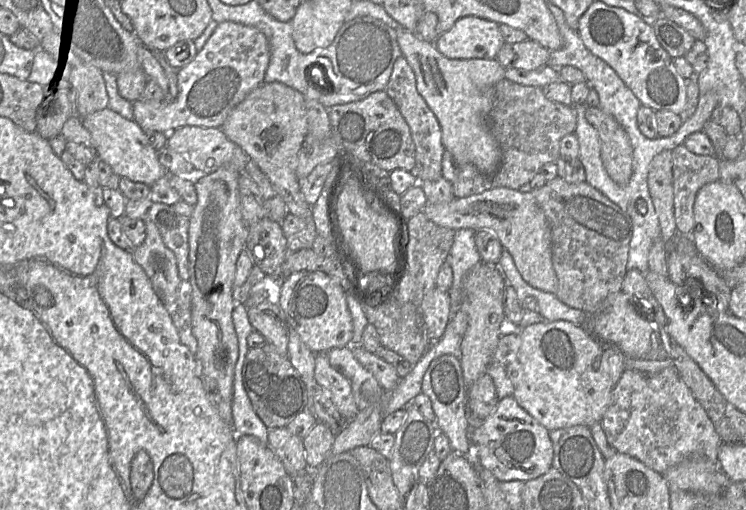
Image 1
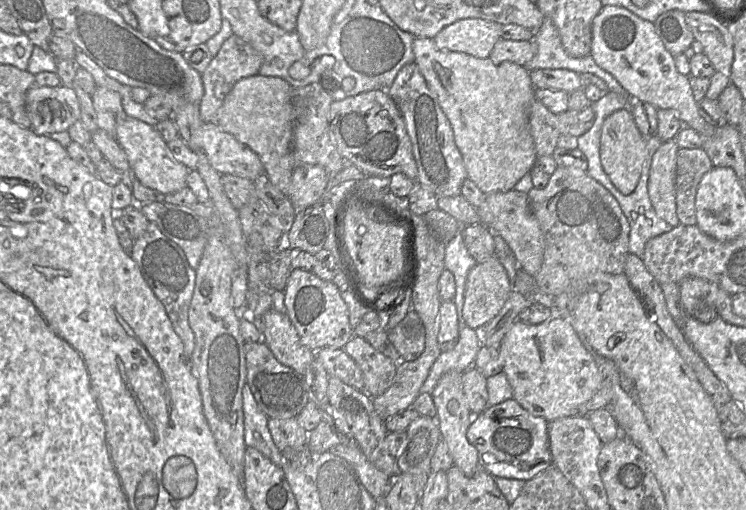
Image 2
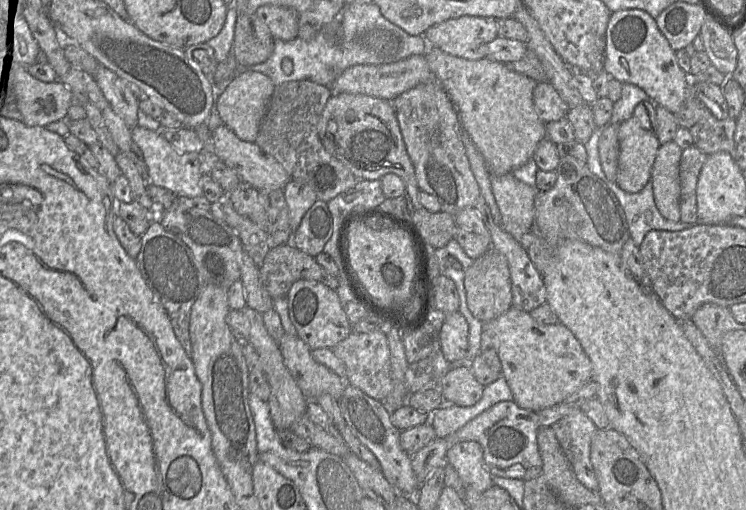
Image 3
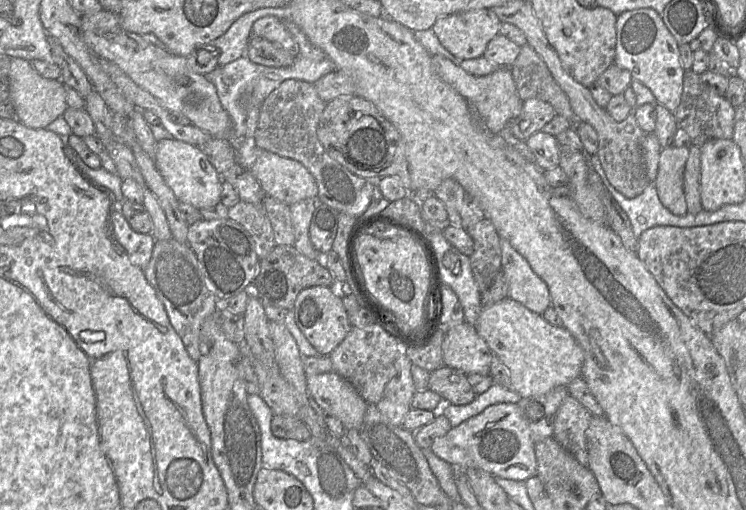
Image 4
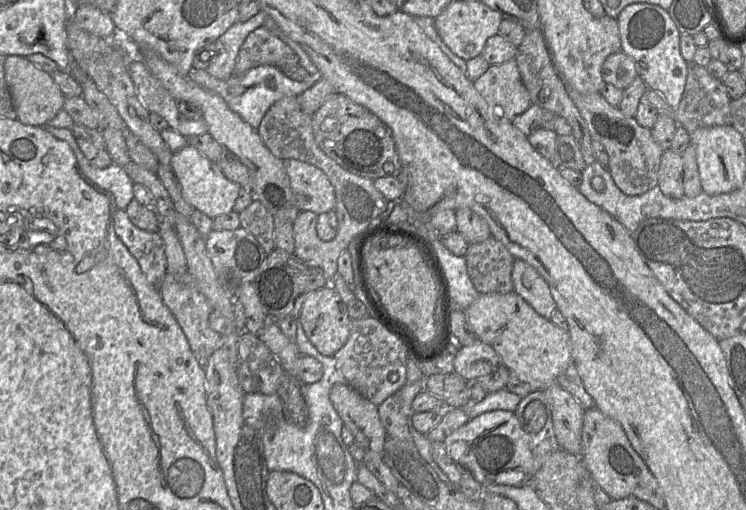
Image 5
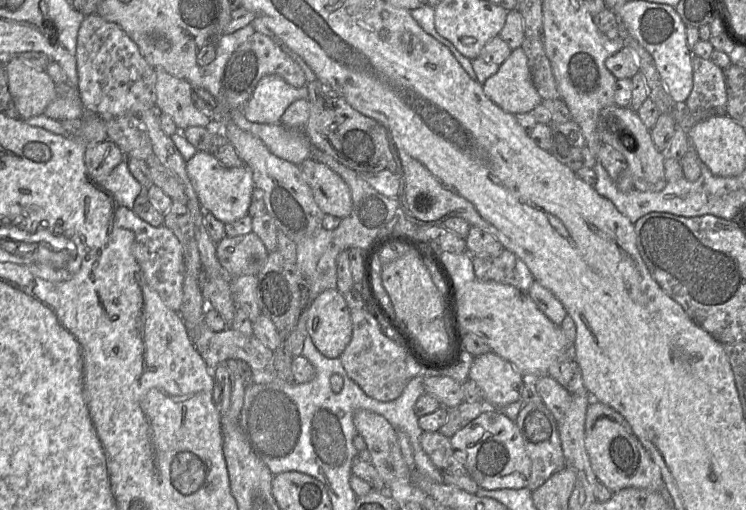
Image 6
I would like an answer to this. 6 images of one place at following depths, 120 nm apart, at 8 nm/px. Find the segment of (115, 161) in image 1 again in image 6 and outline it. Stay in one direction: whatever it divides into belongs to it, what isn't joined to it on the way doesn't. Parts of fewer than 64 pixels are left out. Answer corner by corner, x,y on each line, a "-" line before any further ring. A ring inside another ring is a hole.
197,151
186,162
186,170
204,212
212,213
224,224
237,221
248,215
255,188
252,171
248,166
226,168
211,153

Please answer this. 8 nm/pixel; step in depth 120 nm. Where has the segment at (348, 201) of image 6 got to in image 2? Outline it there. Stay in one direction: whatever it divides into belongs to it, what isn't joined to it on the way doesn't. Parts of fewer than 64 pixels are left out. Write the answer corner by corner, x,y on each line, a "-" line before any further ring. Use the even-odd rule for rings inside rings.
215,121
203,123
191,136
188,146
195,152
204,152
211,166
220,174
231,174
254,181
264,173
259,156
231,134
223,131

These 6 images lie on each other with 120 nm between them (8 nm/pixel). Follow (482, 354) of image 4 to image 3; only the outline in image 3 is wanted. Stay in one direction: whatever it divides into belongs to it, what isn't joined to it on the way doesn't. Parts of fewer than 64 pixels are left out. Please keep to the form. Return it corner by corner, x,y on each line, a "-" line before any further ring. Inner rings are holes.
460,311
445,316
439,342
447,363
456,363
466,358
469,348
469,325

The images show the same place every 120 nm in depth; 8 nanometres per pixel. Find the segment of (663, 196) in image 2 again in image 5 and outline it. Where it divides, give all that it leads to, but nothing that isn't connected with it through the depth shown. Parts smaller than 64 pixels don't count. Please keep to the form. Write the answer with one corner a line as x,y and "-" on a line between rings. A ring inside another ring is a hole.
671,149
662,153
658,171
658,186
669,198
680,199
685,196
682,156

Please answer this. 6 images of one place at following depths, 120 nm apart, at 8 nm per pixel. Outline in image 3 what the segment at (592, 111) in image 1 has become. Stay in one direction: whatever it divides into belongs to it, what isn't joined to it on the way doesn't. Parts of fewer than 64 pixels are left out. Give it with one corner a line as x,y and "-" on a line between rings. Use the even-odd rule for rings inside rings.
632,116
618,130
619,157
615,182
629,193
641,191
651,178
660,142

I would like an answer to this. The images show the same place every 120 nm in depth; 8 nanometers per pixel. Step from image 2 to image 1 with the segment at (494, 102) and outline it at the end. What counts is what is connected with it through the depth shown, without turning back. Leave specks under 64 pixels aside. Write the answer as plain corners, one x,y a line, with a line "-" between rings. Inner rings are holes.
408,30
396,31
402,55
415,74
417,90
439,121
445,150
459,165
471,164
485,176
494,175
500,167
502,152
487,126
487,119
493,104
493,88
499,81
506,79
506,68
497,59
449,59
443,56
432,42
422,40
415,33

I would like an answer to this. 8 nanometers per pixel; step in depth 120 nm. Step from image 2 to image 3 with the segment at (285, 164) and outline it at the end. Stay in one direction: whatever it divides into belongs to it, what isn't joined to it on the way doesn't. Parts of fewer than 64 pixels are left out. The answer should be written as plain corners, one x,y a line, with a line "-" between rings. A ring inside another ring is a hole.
250,70
239,72
216,101
216,110
222,125
232,130
241,140
255,142
269,101
276,89
265,74

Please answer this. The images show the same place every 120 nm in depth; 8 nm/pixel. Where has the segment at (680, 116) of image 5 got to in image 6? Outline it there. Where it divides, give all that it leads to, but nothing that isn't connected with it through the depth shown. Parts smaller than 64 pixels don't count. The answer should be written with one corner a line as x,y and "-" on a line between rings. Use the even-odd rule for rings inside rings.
692,55
693,88
685,101
692,112
710,109
726,115
727,85
723,69
710,59

